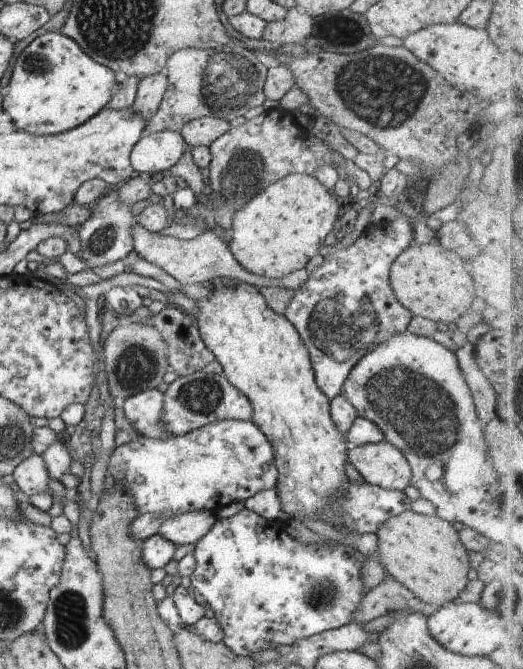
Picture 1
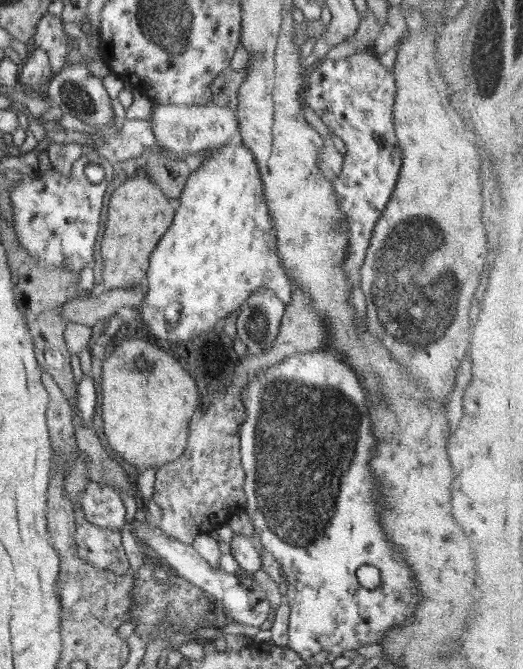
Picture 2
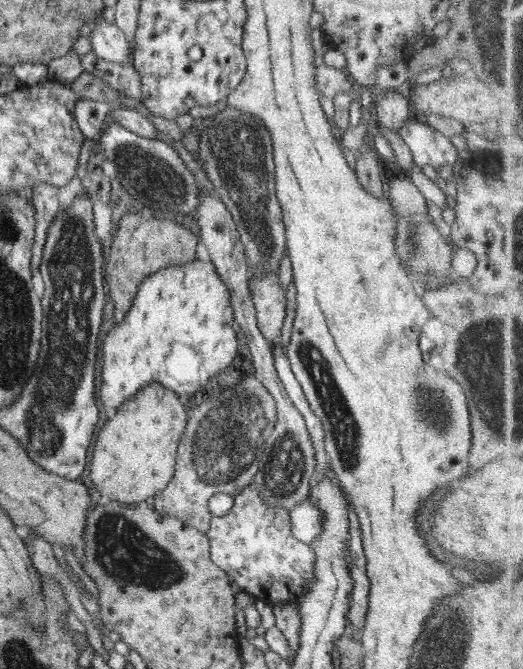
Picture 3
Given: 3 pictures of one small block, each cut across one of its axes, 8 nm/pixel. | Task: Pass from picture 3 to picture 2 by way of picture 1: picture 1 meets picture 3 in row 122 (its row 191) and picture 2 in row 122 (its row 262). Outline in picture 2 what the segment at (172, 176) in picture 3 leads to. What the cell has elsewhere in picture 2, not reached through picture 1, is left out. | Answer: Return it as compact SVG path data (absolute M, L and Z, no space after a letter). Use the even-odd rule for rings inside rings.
M82 63L64 65L58 74L48 80L46 93L60 106L63 113L70 114L86 124L105 128L107 124L115 122L115 112L103 79L92 74L89 68Z

